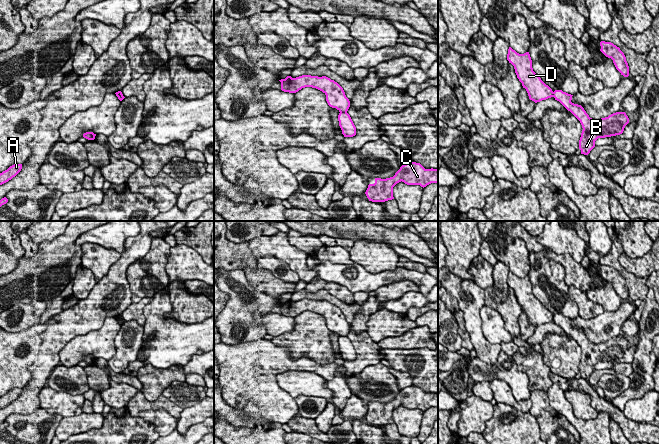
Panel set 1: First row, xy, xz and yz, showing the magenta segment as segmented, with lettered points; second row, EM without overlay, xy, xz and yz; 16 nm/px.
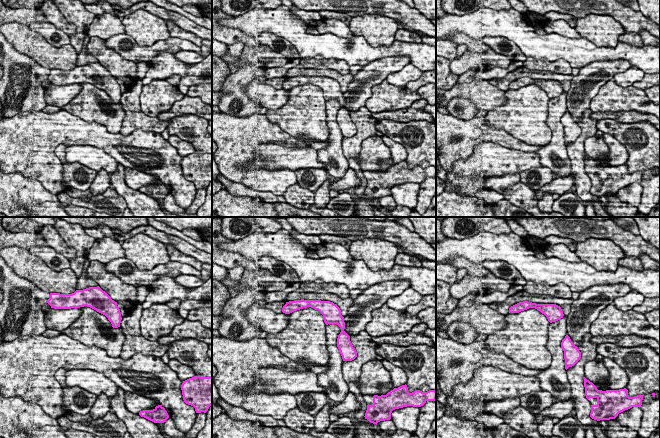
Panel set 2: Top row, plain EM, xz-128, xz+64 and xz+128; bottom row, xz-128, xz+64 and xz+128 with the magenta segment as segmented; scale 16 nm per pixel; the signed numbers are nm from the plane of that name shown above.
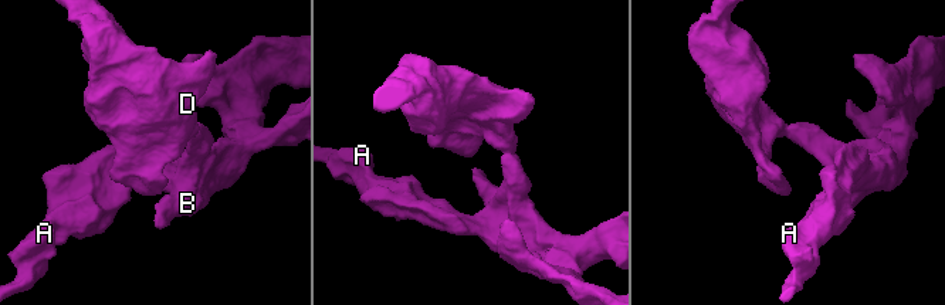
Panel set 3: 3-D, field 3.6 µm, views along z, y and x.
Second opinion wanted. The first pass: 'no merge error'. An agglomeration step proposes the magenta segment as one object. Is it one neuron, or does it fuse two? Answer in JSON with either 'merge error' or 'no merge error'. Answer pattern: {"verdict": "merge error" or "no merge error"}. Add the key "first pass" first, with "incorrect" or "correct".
{"first pass": "incorrect", "verdict": "merge error"}

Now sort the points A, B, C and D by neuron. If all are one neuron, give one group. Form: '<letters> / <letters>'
A B C / D

